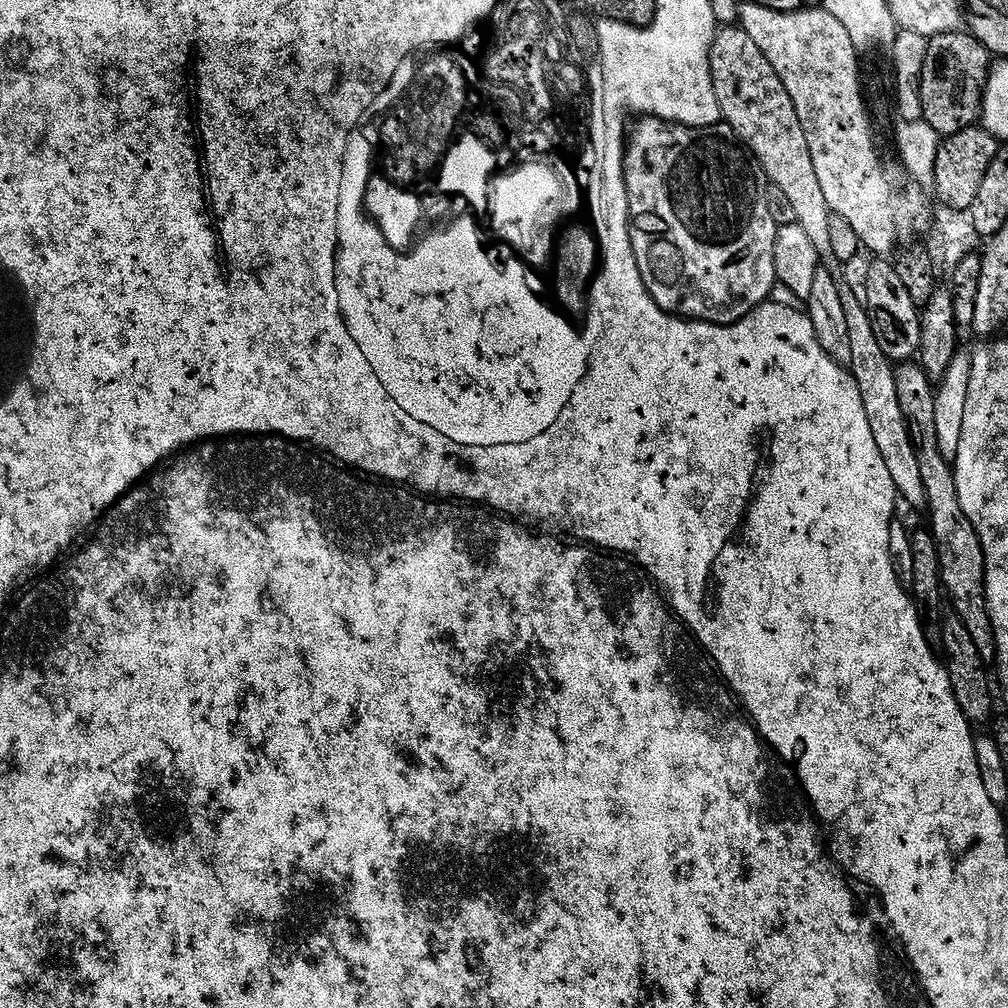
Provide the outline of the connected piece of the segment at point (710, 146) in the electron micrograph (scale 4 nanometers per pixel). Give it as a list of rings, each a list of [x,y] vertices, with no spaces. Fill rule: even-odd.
[[[648,118],[635,126],[640,132],[632,128],[630,134],[636,137],[636,148],[626,148],[624,157],[626,194],[630,198],[628,229],[634,254],[638,258],[638,266],[642,270],[642,278],[646,282],[649,293],[664,312],[671,312],[673,316],[682,316],[686,320],[704,320],[708,324],[737,324],[739,320],[749,316],[758,305],[765,303],[769,299],[772,288],[778,283],[774,266],[778,221],[772,213],[772,204],[768,201],[770,185],[760,161],[745,146],[740,135],[723,122],[715,124],[713,128],[691,128],[685,124],[671,124],[668,120]],[[644,132],[652,132],[652,156],[644,156],[644,148],[640,148],[640,144],[644,144]]]

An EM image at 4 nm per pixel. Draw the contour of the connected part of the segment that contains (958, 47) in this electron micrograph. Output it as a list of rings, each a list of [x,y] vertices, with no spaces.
[[[967,30],[938,34],[929,39],[929,49],[921,74],[921,104],[924,111],[923,120],[929,123],[940,137],[958,134],[962,130],[973,127],[981,119],[984,91],[993,65],[992,53],[988,52],[986,46],[982,46],[982,42],[978,42],[978,38],[974,38]]]

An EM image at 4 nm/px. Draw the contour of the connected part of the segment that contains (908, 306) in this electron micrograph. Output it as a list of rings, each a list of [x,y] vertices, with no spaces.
[[[884,258],[872,260],[867,294],[866,304],[870,309],[875,336],[883,353],[888,360],[896,364],[911,361],[919,353],[921,344],[921,311],[907,293],[906,286],[903,285],[902,278],[891,261]]]

